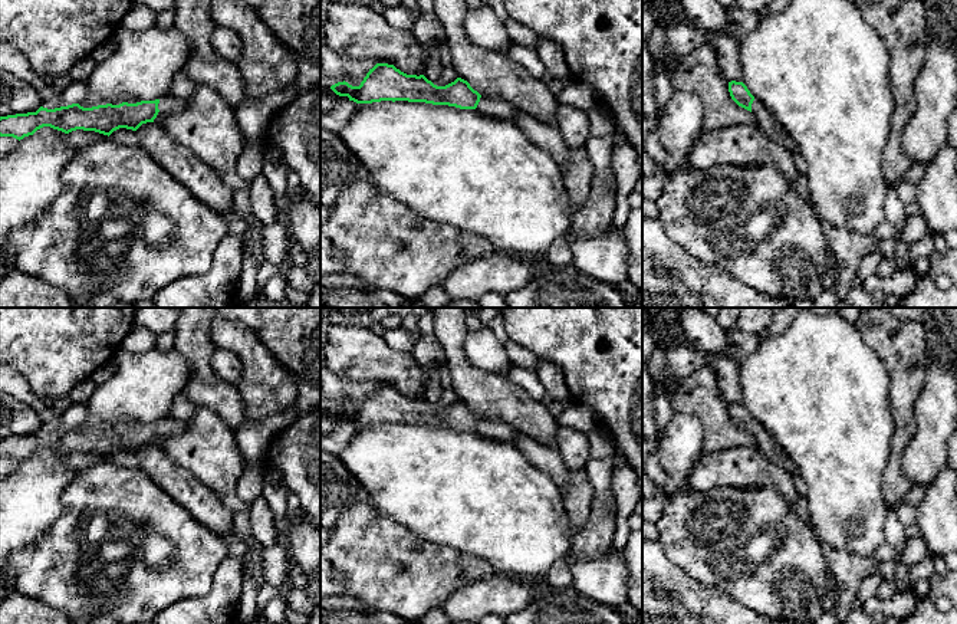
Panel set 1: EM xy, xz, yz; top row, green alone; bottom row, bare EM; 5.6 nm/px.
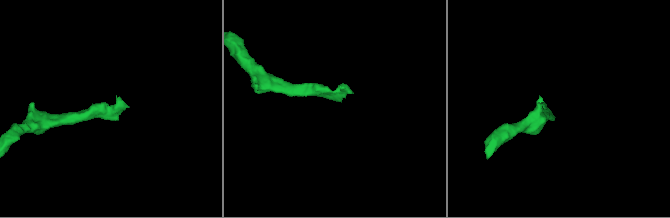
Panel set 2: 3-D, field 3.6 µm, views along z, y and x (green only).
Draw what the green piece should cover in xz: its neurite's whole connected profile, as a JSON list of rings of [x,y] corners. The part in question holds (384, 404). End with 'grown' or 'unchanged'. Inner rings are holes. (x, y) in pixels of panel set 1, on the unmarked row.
[[[376,385],[359,408],[338,404],[330,411],[339,418],[348,418],[356,426],[372,426],[381,423],[425,424],[433,427],[448,427],[460,431],[476,431],[480,436],[512,443],[517,431],[507,423],[494,418],[481,418],[470,405],[461,400],[445,408],[437,408],[424,397],[407,397],[394,387]]]; grown

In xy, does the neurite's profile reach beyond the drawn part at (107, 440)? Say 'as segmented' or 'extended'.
extended

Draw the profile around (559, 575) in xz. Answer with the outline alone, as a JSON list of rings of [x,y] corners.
[[[562,558],[553,562],[543,579],[546,589],[560,589],[572,587],[572,572],[566,559]]]

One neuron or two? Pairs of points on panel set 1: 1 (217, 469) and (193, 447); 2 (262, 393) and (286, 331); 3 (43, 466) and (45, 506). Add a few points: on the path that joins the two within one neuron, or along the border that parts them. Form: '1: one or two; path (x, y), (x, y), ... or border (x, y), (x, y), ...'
1: one; path (211, 463), (199, 450)
2: two; border (255, 331), (269, 352), (292, 374), (296, 384)
3: one; path (43, 476), (43, 496)

